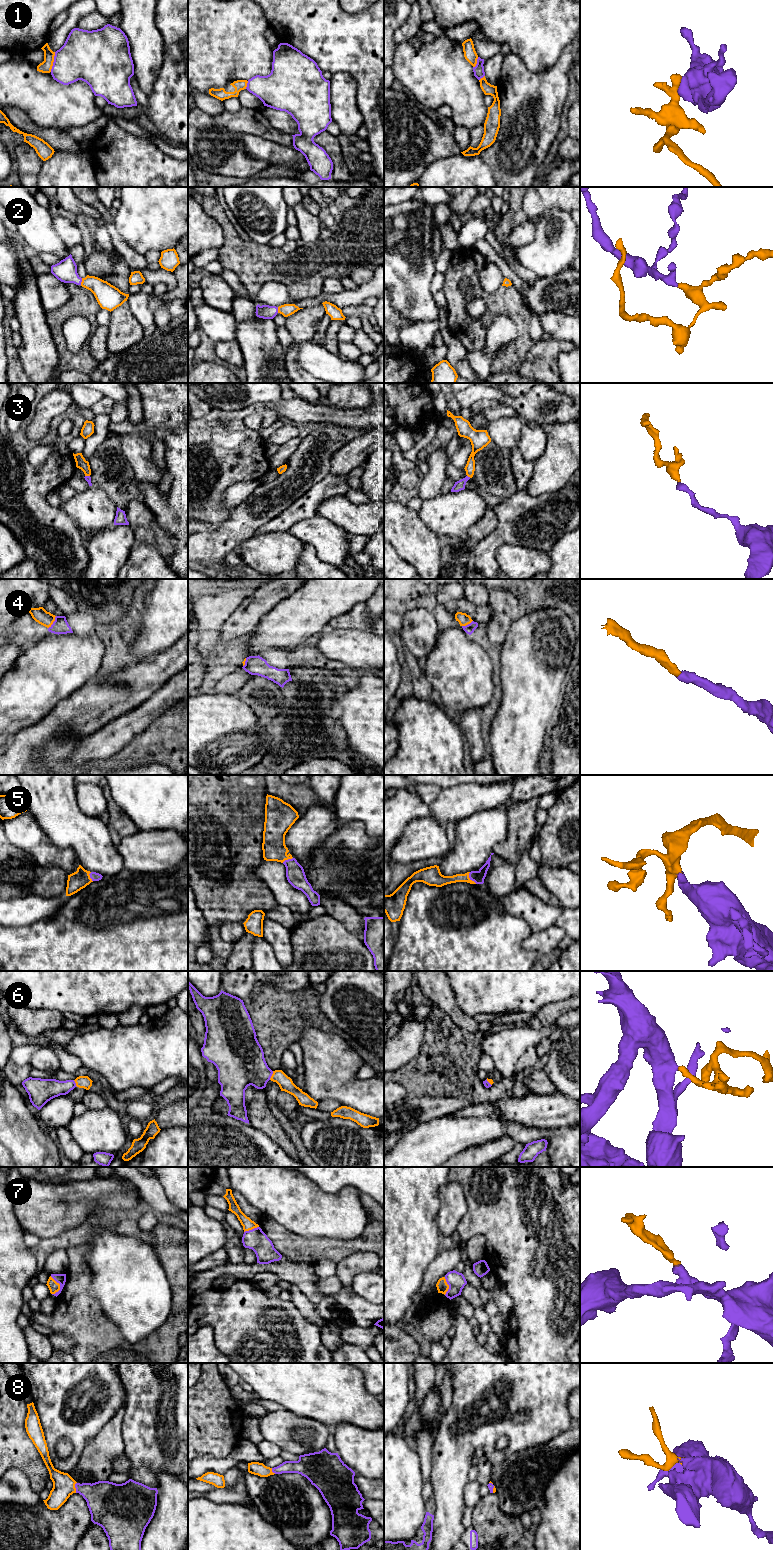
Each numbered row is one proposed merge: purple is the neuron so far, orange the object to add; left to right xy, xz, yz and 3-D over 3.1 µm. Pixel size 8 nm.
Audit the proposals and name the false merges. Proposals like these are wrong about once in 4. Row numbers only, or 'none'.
1

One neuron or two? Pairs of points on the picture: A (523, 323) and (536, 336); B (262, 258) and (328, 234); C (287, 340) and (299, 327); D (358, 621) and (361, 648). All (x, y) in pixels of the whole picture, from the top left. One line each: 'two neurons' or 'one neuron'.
A: two neurons
B: one neuron
C: two neurons
D: two neurons

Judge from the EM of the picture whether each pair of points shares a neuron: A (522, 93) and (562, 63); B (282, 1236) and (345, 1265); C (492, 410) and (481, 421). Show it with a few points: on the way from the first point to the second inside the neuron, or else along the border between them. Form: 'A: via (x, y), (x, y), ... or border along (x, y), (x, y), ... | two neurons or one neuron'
A: via (532, 93), (554, 73) | one neuron
B: border along (359, 1251), (348, 1255), (336, 1263) | two neurons
C: border along (471, 411), (481, 413), (489, 421) | two neurons

